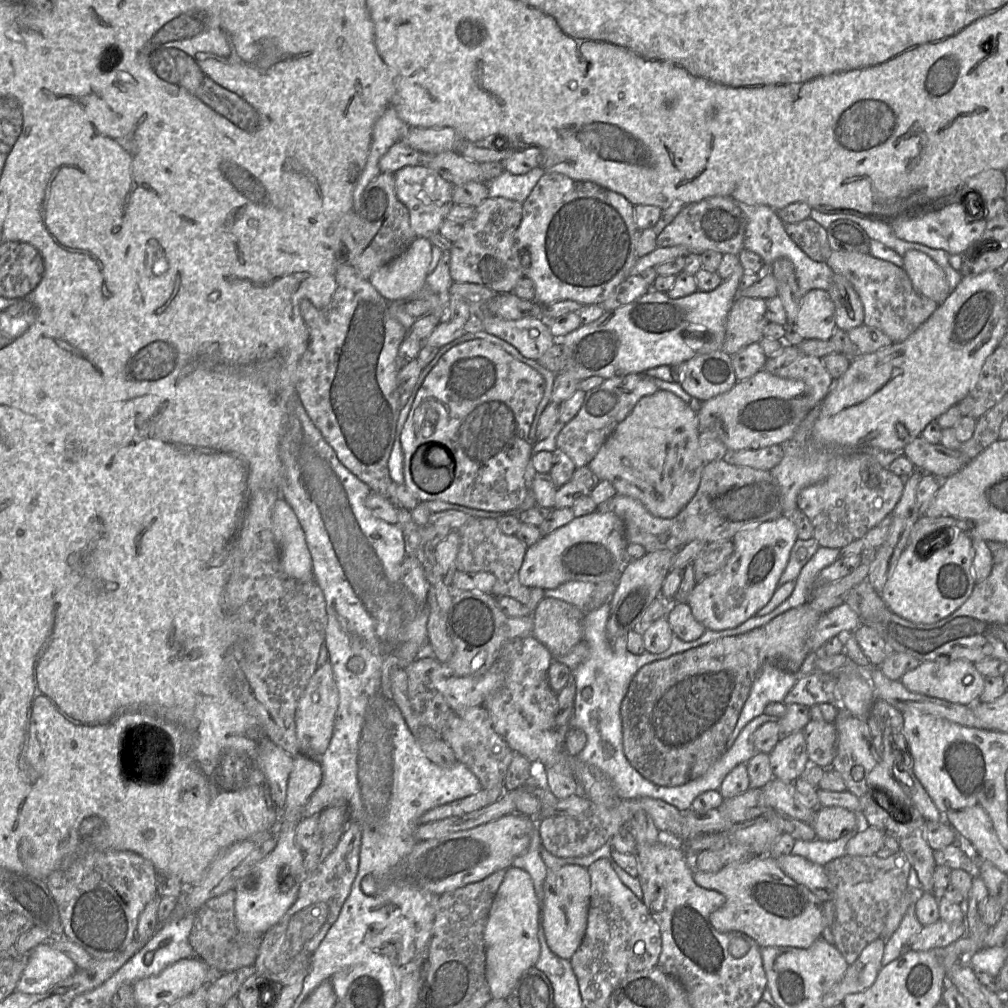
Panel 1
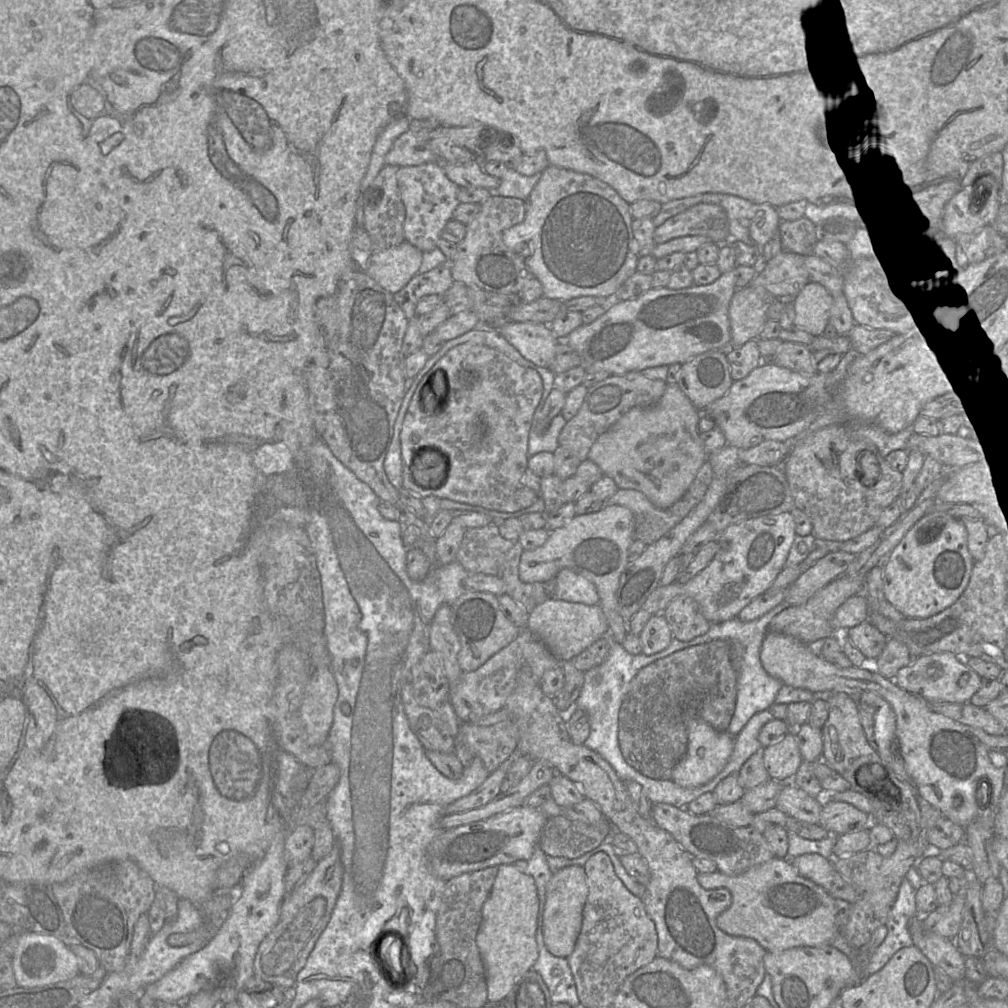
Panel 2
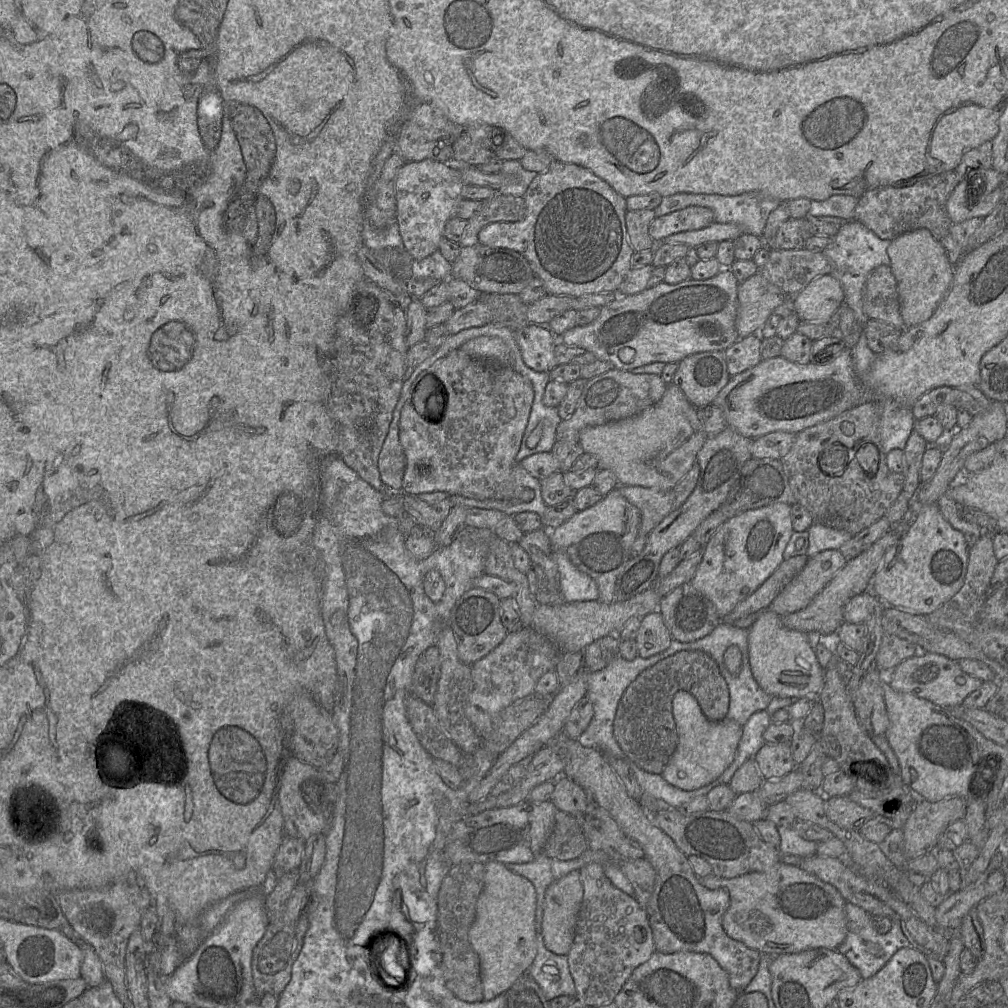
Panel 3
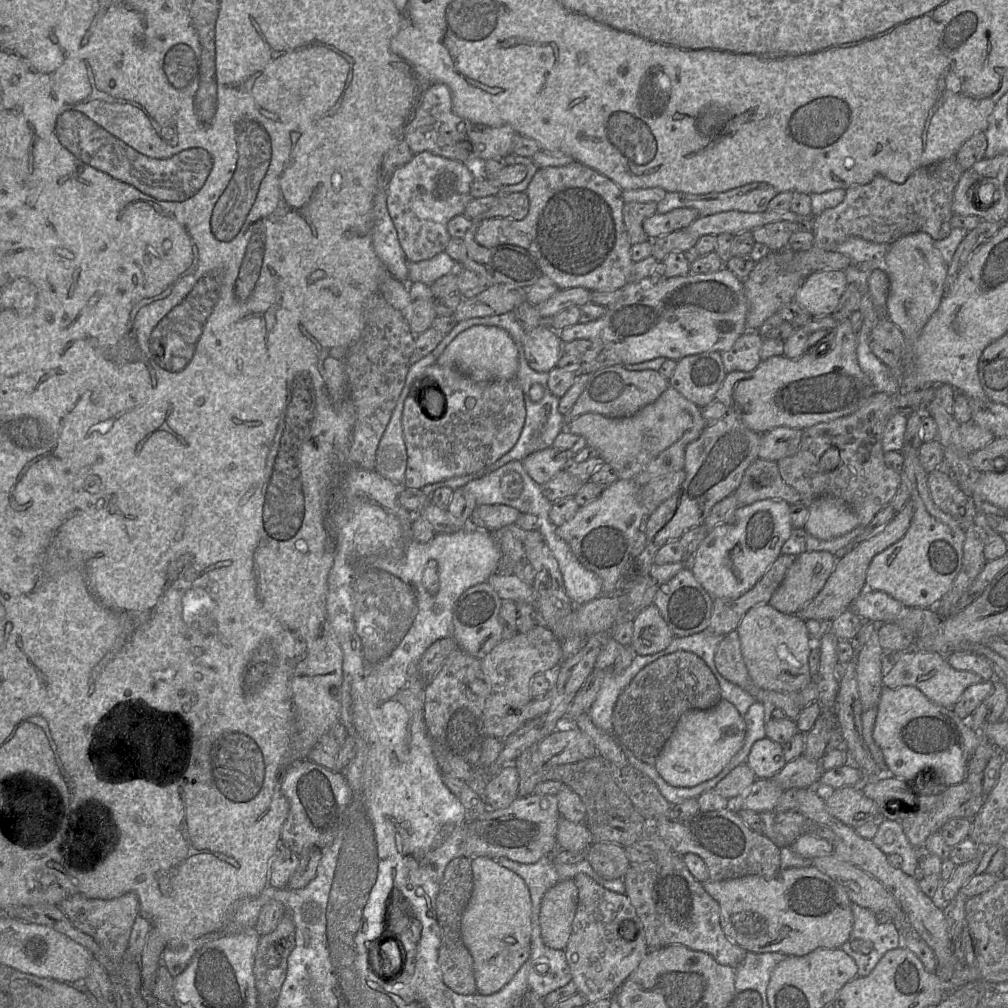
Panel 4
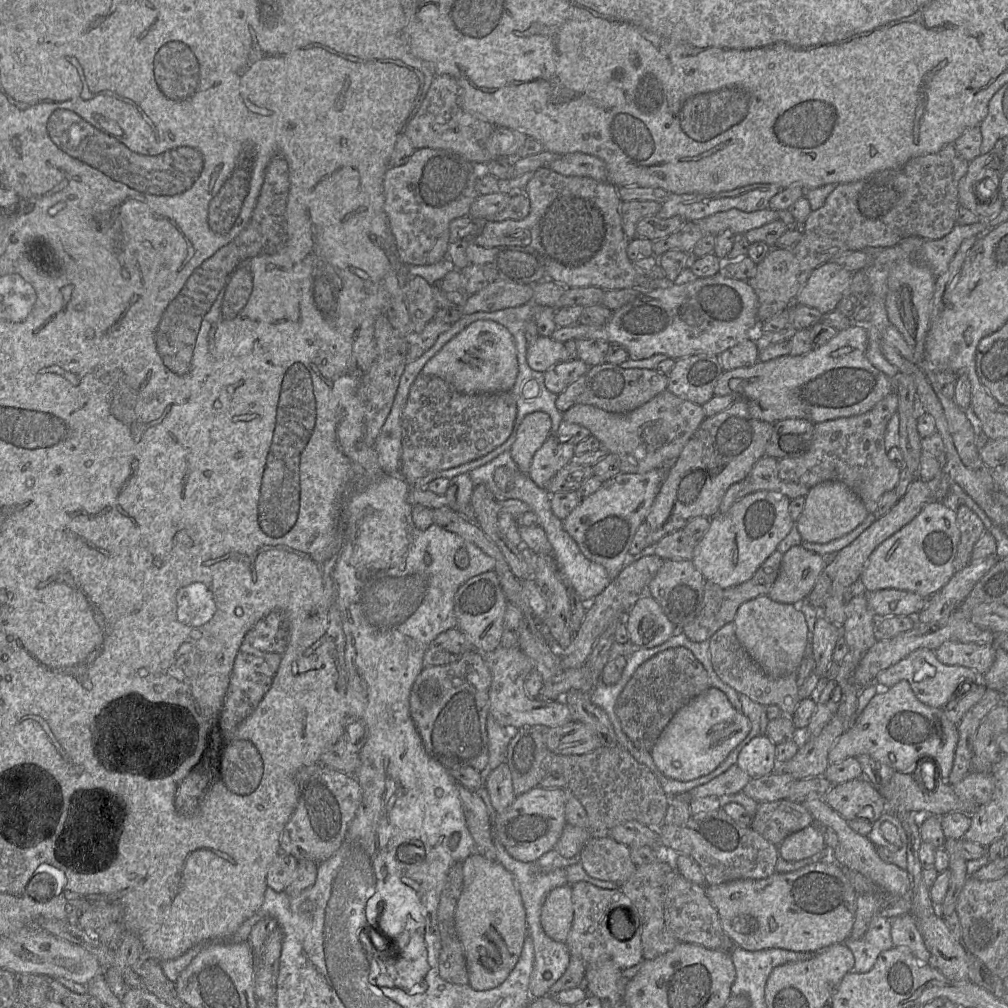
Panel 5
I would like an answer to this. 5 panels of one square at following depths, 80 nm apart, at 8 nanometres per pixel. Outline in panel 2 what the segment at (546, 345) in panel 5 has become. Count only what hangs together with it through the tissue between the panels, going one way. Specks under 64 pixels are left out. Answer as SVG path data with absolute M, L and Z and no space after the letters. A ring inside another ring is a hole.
M509 322L497 330L525 359L537 366L549 368L559 341L549 325L536 322Z

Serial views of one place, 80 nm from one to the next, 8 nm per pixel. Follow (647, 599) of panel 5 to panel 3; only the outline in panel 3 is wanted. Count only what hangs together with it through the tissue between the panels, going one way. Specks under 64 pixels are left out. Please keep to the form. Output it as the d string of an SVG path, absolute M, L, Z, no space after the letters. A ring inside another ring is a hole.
M659 611L642 617L635 642L638 656L648 658L666 650L672 641L672 635Z

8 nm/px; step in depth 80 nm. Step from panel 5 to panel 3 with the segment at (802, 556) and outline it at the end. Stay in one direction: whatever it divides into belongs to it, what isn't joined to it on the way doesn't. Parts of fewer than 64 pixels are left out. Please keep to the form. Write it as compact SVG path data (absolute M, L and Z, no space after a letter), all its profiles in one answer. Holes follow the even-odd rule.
M825 550L810 556L805 567L782 589L768 608L780 617L804 609L847 561L839 550Z

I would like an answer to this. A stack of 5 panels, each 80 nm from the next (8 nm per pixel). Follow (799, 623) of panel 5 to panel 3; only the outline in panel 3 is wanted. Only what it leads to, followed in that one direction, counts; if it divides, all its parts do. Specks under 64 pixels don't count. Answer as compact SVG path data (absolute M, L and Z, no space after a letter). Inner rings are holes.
M770 610L760 612L748 628L749 663L759 686L773 697L813 698L822 690L824 668L819 664L807 633L786 628L781 617Z

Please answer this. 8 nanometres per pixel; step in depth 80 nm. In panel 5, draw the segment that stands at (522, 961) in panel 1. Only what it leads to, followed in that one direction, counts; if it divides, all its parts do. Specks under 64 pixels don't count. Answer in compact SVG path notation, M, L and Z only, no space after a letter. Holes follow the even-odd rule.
M474 852L462 864L463 889L455 910L470 986L478 991L502 984L515 967L528 934L526 911L513 875L499 862Z

